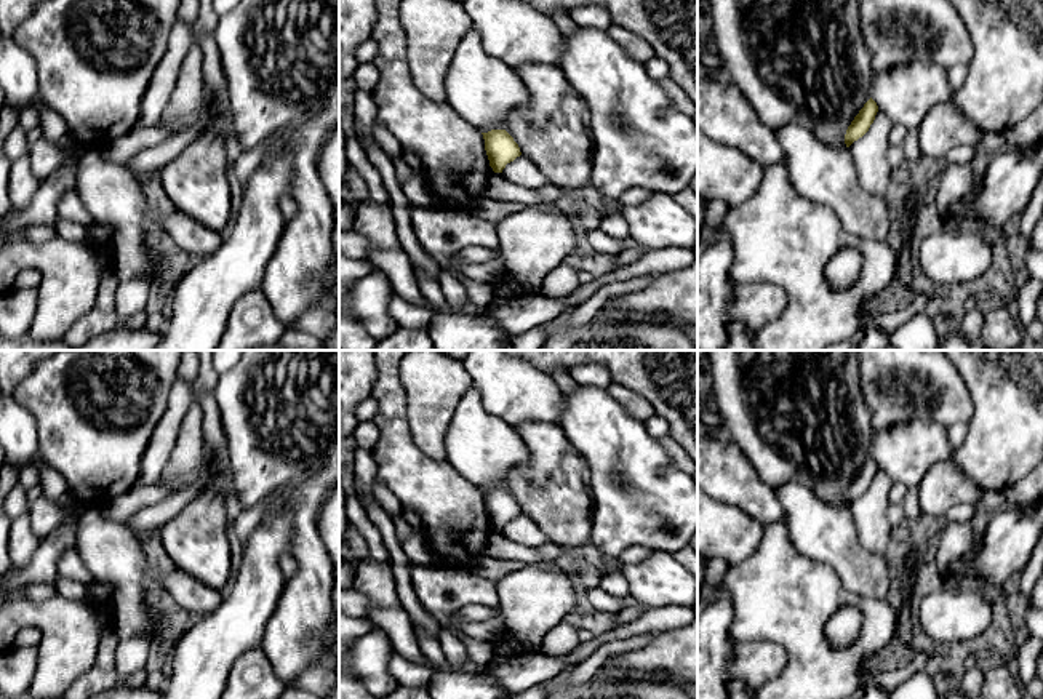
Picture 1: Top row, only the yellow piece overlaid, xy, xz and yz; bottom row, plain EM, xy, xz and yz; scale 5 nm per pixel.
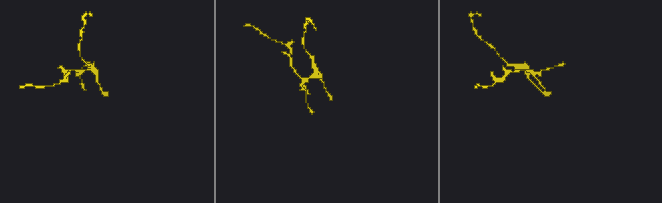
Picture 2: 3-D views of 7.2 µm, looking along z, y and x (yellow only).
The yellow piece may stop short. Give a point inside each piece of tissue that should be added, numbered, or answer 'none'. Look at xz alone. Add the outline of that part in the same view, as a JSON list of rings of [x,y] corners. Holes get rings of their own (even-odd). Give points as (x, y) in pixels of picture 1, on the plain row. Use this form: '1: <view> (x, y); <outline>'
none

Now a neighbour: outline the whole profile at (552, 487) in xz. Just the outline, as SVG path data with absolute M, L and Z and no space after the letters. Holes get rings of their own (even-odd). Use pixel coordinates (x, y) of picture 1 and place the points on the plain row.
M557 422L518 424L528 459L509 469L504 488L555 545L571 550L590 541L590 469Z

